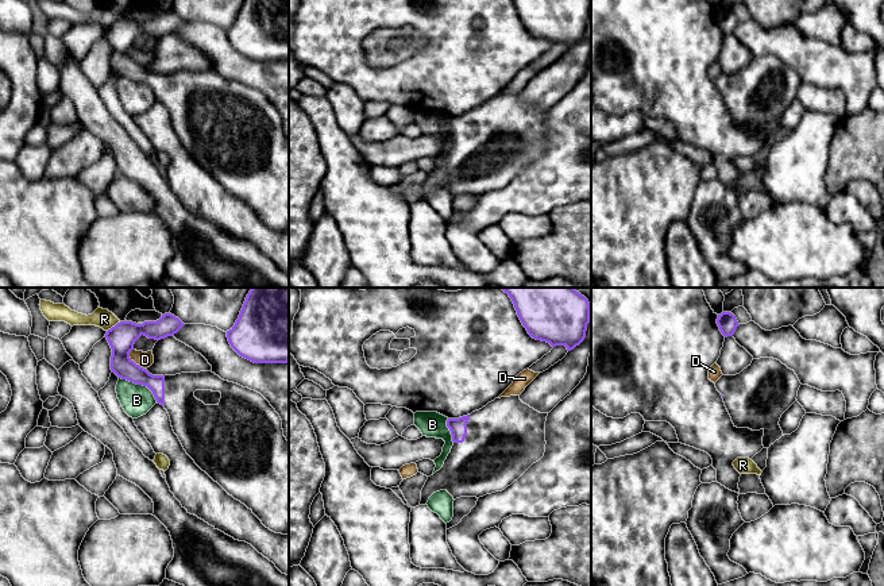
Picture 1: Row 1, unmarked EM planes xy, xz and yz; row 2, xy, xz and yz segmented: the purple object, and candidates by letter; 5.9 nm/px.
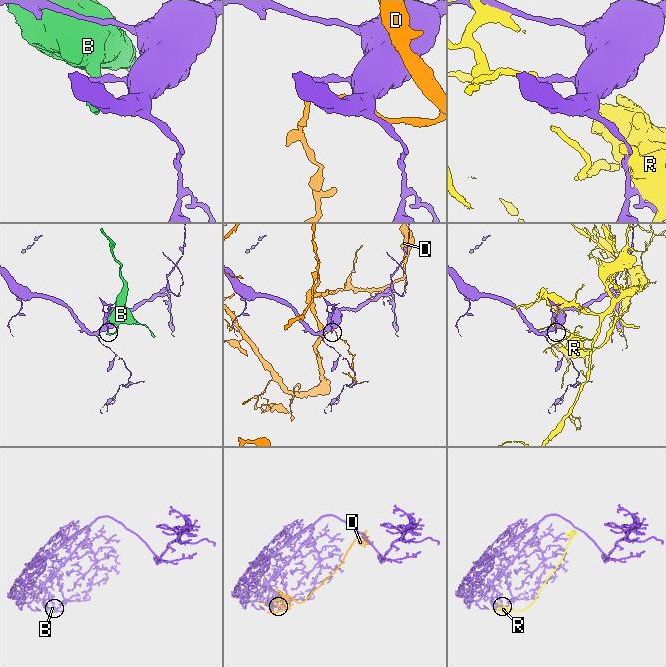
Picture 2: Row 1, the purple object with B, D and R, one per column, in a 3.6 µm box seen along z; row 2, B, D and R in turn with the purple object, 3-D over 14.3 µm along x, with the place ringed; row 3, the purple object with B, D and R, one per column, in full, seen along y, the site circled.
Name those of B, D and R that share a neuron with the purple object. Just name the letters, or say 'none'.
none

